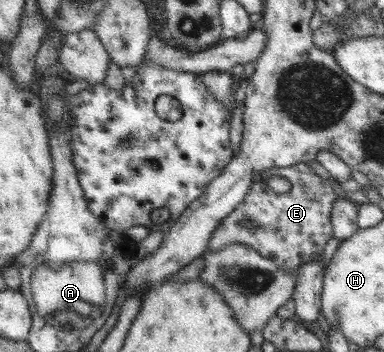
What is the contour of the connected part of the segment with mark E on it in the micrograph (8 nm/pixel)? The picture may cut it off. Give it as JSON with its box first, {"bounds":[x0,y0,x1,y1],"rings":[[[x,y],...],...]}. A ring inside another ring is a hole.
{"bounds":[207,162,339,272],"rings":[[[307,162],[290,167],[270,167],[260,174],[261,180],[251,182],[242,201],[220,220],[220,225],[216,225],[208,238],[207,249],[216,251],[232,243],[242,244],[272,260],[285,272],[296,270],[315,255],[321,255],[324,244],[333,237],[330,210],[339,196],[334,194],[330,180],[316,175]],[[271,175],[283,176],[290,182],[290,189],[283,194],[270,190],[266,180]]]}

